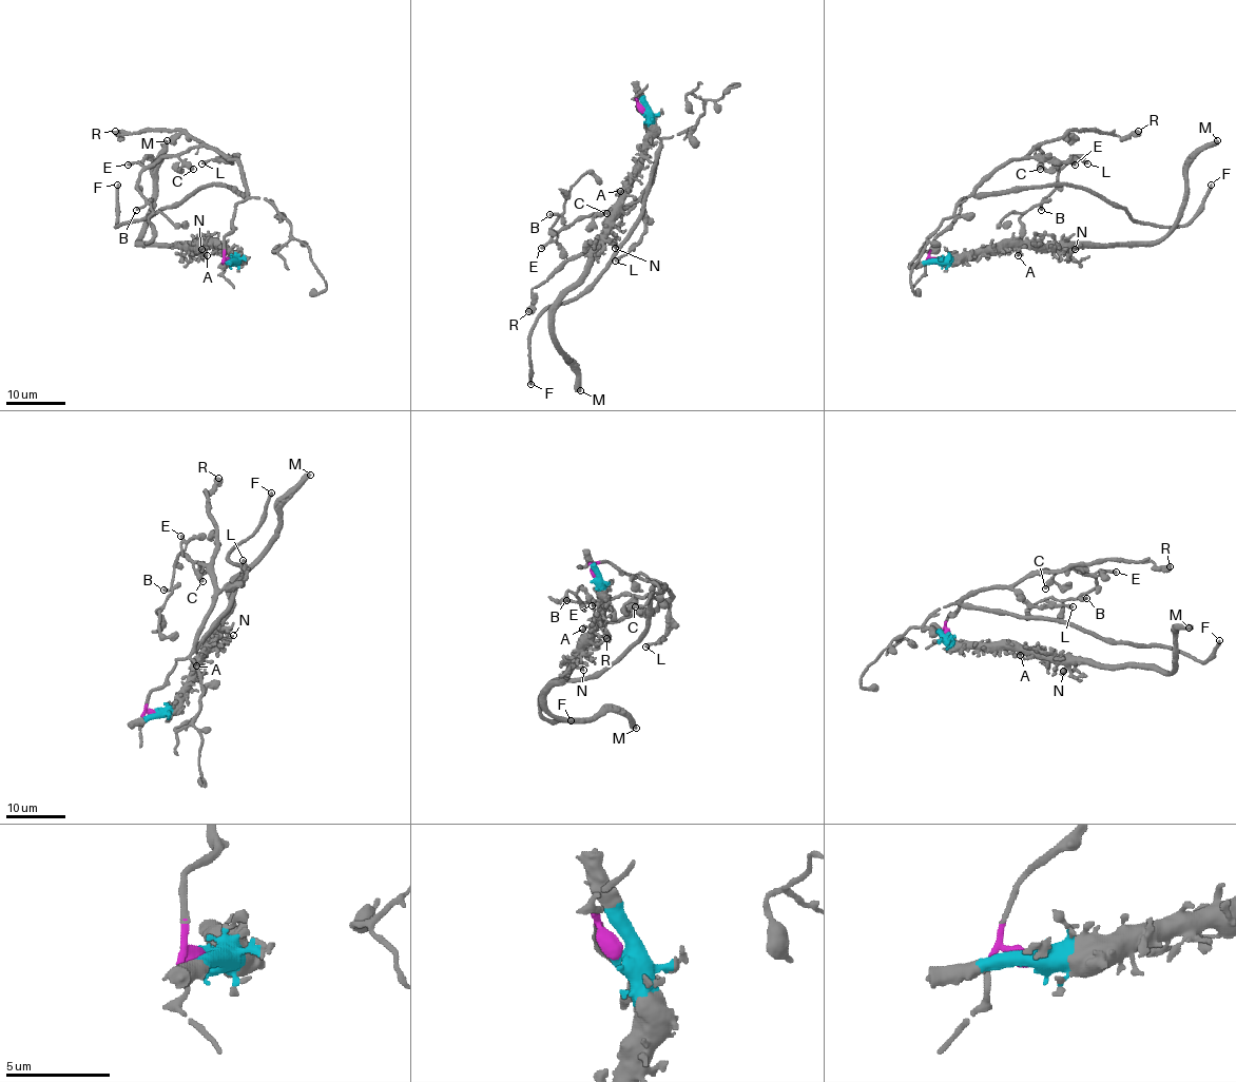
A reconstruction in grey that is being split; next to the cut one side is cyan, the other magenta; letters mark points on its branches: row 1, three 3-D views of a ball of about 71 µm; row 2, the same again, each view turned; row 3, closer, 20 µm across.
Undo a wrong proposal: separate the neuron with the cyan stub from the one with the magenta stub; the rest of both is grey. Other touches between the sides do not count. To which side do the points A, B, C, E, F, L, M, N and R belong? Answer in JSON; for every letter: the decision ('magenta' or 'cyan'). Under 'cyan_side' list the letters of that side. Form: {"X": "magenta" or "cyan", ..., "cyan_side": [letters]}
{"A": "cyan", "B": "magenta", "C": "magenta", "E": "magenta", "F": "magenta", "L": "magenta", "M": "cyan", "N": "cyan", "R": "magenta", "cyan_side": ["A", "M", "N"]}

